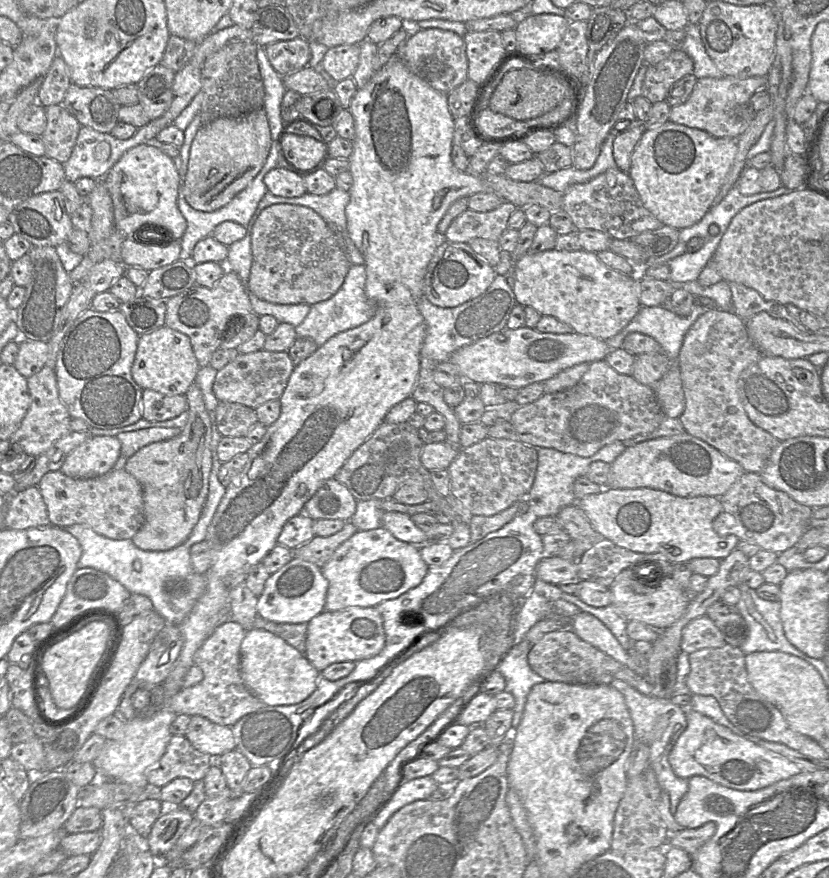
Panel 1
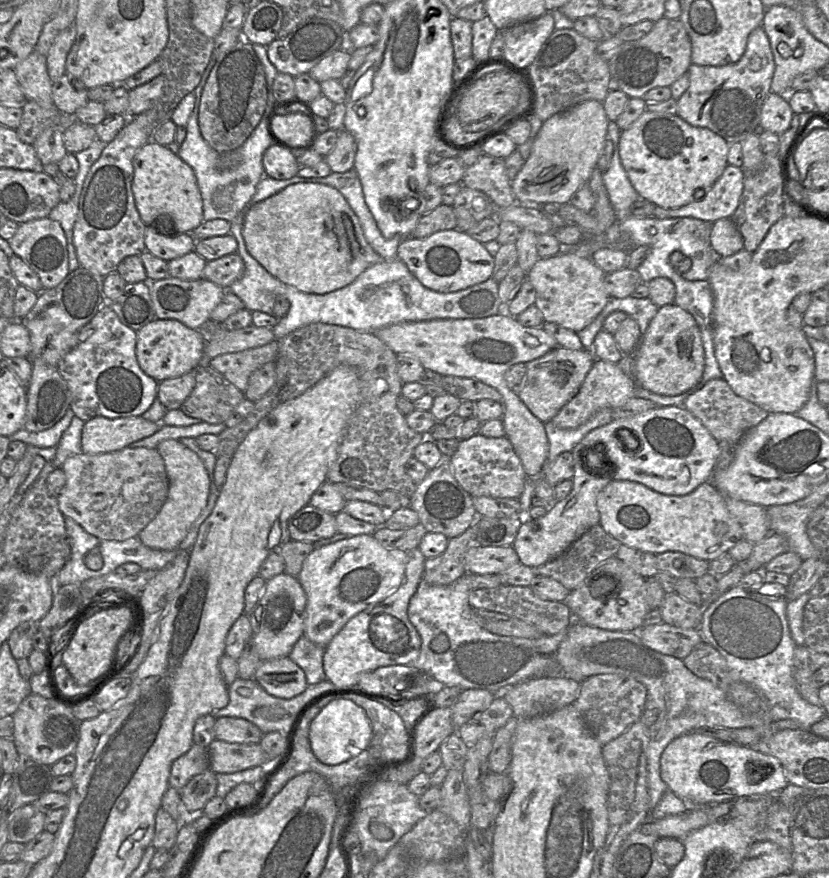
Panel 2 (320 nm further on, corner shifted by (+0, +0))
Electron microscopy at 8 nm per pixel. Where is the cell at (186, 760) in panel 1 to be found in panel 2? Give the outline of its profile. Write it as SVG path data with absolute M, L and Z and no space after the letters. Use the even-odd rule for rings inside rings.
M194 743L185 754L173 761L168 784L181 790L192 777L207 769L210 769L208 748Z

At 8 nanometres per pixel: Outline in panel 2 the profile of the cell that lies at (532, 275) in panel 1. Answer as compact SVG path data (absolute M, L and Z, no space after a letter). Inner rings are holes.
M561 251L549 258L539 258L527 273L527 280L535 289L535 305L542 312L544 322L556 323L578 333L591 324L611 298L605 287L605 275L591 258Z

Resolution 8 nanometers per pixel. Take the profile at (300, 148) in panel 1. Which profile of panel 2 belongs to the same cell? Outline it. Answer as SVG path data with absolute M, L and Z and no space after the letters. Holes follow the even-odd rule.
M300 111L275 115L272 128L280 139L293 148L306 146L311 137L310 120Z

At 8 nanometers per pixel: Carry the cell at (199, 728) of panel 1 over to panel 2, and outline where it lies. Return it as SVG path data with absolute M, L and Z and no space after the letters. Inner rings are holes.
M219 717L214 724L217 740L228 743L258 744L263 736L261 730L242 718Z

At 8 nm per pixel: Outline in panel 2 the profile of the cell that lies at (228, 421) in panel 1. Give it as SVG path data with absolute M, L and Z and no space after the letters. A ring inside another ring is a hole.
M208 364L195 369L195 386L180 406L187 416L209 424L223 424L245 398L221 373Z

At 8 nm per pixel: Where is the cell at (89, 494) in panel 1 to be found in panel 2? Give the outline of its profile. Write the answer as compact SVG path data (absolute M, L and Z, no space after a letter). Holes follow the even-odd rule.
M157 448L80 453L67 458L60 468L66 478L57 497L60 511L100 539L125 541L136 537L155 518L168 496L168 475Z

